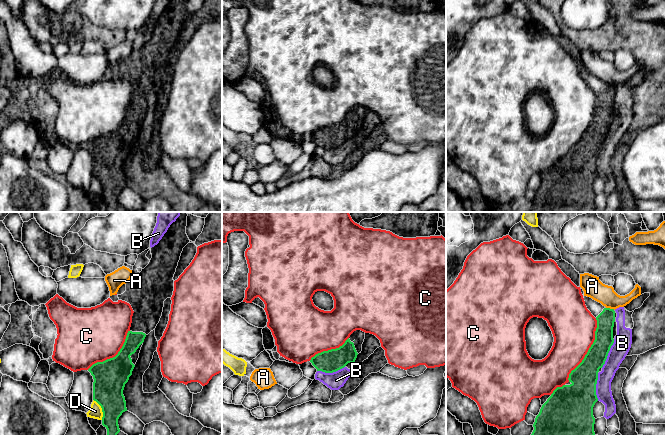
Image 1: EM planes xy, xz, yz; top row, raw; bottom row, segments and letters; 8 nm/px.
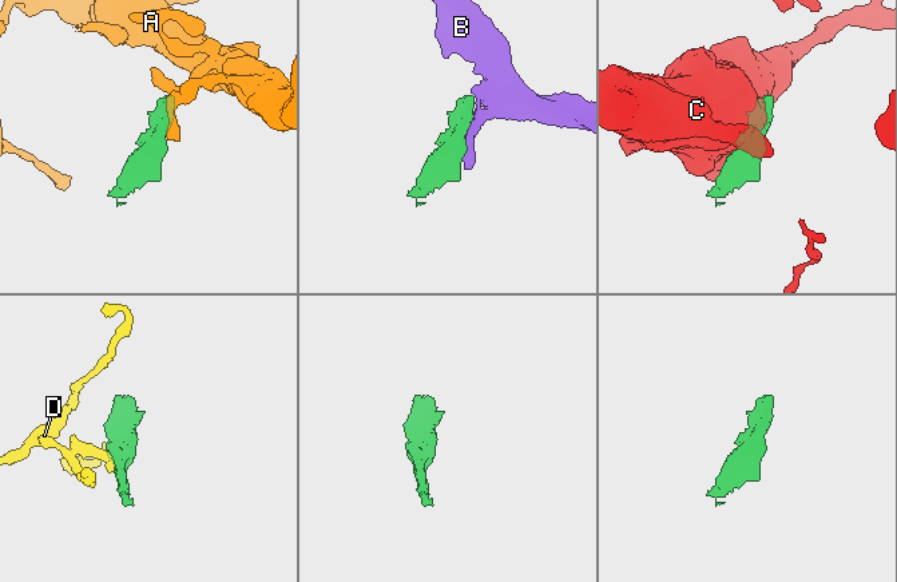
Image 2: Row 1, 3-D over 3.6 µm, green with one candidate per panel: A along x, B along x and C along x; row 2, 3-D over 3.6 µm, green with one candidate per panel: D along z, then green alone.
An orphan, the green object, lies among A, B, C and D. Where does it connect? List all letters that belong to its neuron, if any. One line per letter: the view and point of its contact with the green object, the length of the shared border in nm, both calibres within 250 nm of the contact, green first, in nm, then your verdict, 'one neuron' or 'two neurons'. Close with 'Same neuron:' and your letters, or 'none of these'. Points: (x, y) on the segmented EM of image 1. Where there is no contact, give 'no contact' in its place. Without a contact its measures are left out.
A: yz (609, 308) | 70 nm | 140/160 nm | two neurons
B: yz (608, 352) | 260 nm | 190/140 nm | two neurons
C: yz (588, 350) | 550 nm | 220/360 nm | two neurons
D: xy (102, 409) | 180 nm | 260/100 nm | two neurons
Same neuron: none of these

